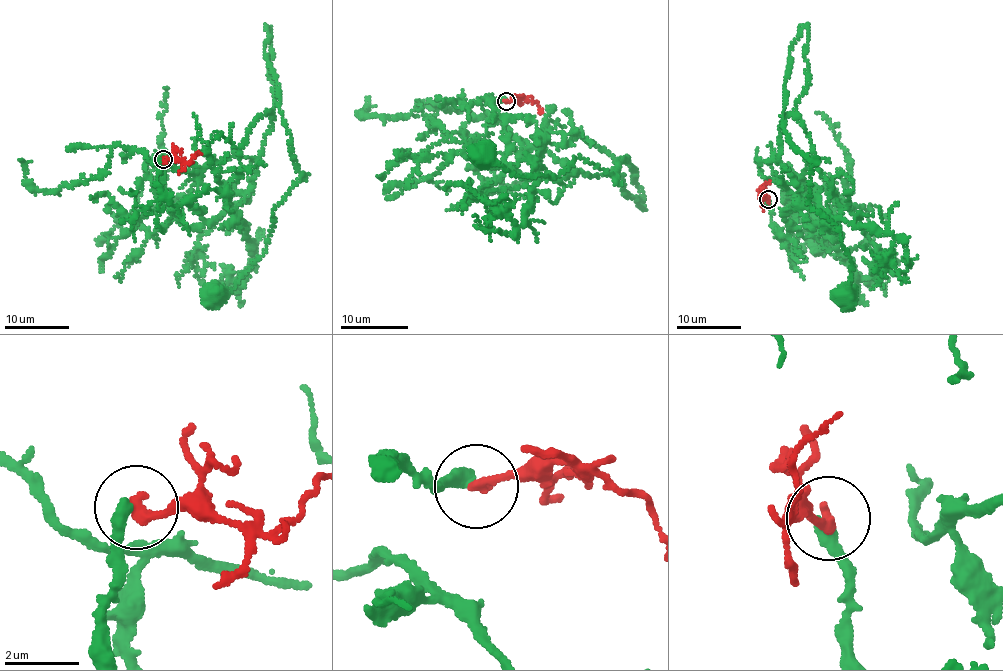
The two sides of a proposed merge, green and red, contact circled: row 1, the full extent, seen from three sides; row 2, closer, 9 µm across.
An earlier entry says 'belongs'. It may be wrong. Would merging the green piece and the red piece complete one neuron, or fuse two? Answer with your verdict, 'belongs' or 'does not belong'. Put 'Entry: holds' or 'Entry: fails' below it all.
does not belong
Entry: fails

